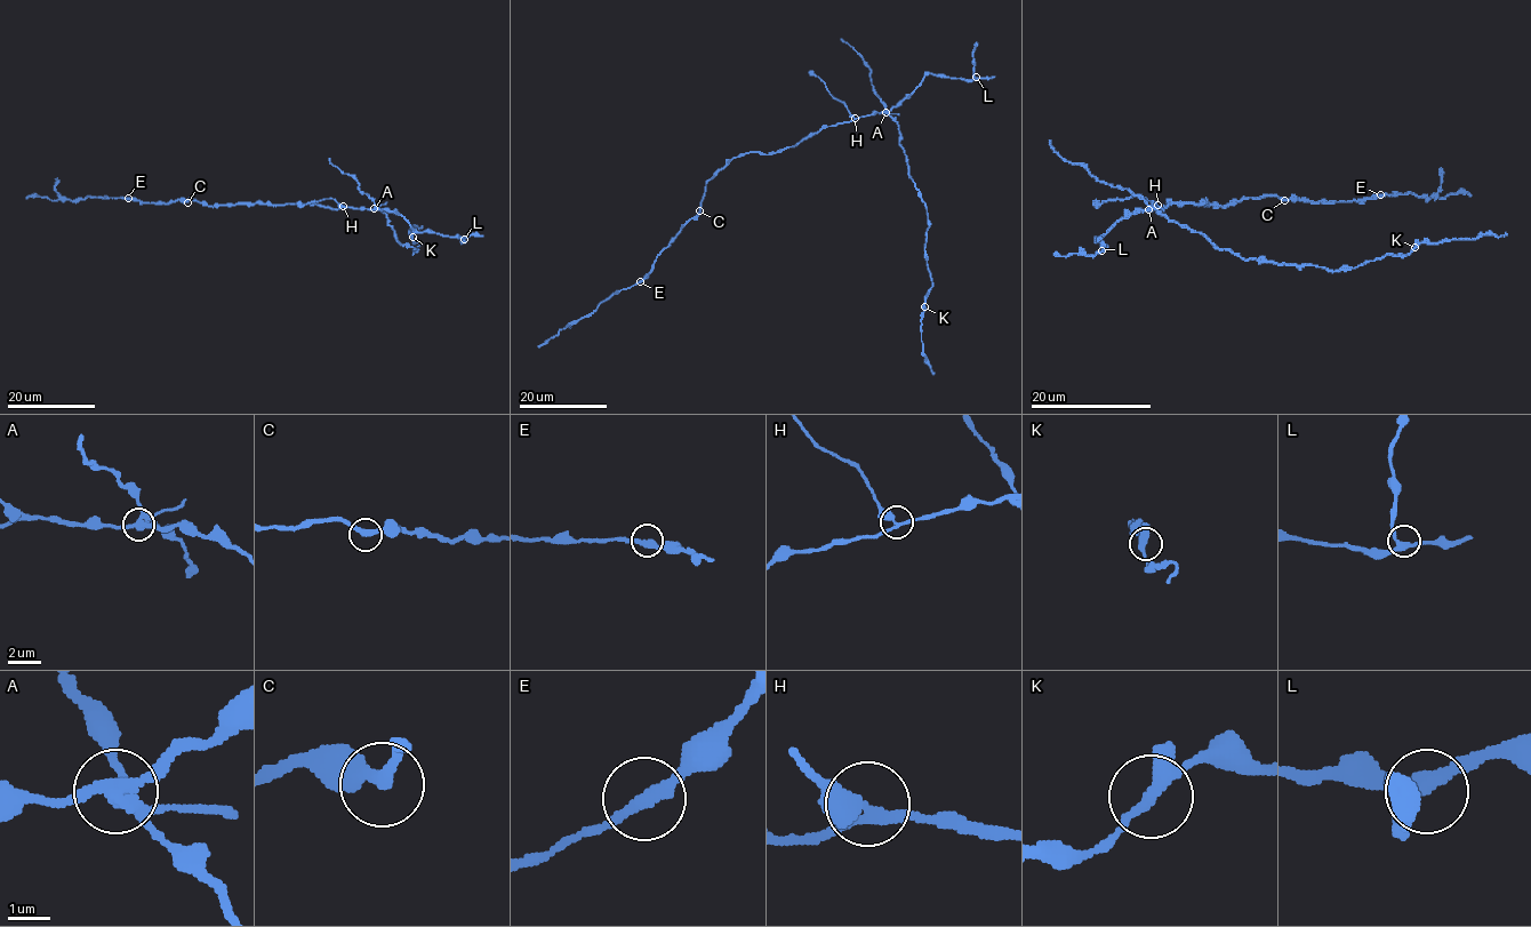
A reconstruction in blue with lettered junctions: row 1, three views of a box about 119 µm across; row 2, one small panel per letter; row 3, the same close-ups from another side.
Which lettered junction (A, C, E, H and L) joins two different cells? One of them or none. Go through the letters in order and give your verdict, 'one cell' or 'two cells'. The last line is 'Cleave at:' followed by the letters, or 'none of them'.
A: two cells
C: one cell
E: one cell
H: one cell
L: one cell
Cleave at: A

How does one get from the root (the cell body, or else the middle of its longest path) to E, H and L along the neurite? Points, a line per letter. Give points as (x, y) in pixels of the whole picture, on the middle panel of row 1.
E: (817, 134), (768, 154), (750, 151), (734, 157), (707, 182), (699, 212), (657, 256), (654, 268), (640, 281)
H: (817, 134), (823, 128), (855, 118)
L: (817, 134), (828, 126), (888, 112), (930, 73), (961, 79), (976, 77)

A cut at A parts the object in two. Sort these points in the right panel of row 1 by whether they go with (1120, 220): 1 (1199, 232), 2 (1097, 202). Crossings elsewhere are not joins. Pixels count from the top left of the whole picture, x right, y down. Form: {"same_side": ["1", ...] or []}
{"same_side": ["2"]}

